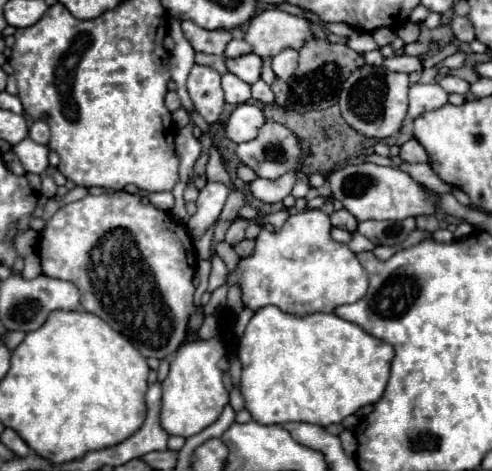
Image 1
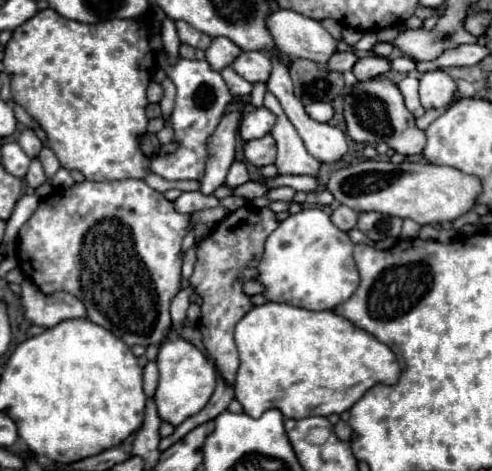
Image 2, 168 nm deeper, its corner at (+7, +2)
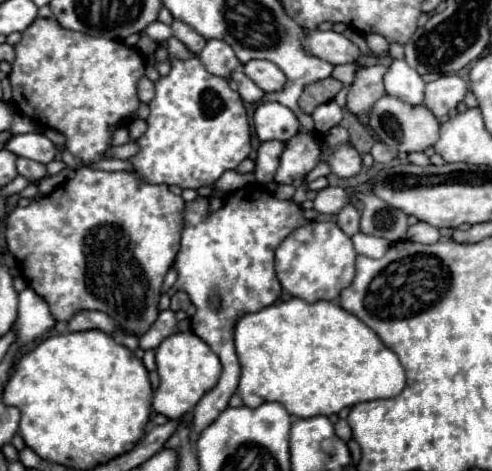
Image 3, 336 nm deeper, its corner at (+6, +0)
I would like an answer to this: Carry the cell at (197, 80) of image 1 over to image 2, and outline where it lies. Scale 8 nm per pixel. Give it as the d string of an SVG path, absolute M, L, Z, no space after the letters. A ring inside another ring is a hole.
M159 53L157 63L177 87L173 111L169 119L165 119L165 123L169 123L173 129L173 141L177 143L177 149L169 155L153 155L149 159L149 167L153 173L157 173L167 181L201 179L205 175L205 163L207 163L207 139L213 135L215 127L225 115L227 105L233 101L233 95L225 85L223 77L217 71L213 71L207 61L197 61L197 59L191 61L179 57L173 65L169 65L165 53Z

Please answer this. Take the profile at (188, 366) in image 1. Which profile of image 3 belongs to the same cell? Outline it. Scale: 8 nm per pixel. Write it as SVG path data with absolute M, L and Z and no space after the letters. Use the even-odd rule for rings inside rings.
M192 331L166 337L156 349L156 365L160 375L160 387L154 393L152 407L156 413L166 415L168 419L180 419L182 415L190 413L198 405L198 401L218 383L222 373L222 365L218 357Z

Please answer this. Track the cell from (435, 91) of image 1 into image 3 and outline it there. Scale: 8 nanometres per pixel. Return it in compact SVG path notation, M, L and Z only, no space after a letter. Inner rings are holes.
M440 75L438 79L426 83L424 93L424 105L432 111L434 117L444 117L450 109L458 107L458 103L464 99L468 85L458 75Z

